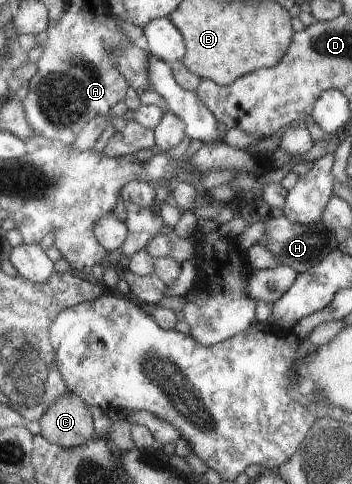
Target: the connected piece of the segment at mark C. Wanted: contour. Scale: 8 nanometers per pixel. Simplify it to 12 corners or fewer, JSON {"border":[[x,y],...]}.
{"border":[[70,392],[48,405],[40,437],[64,449],[95,437],[88,406]]}

